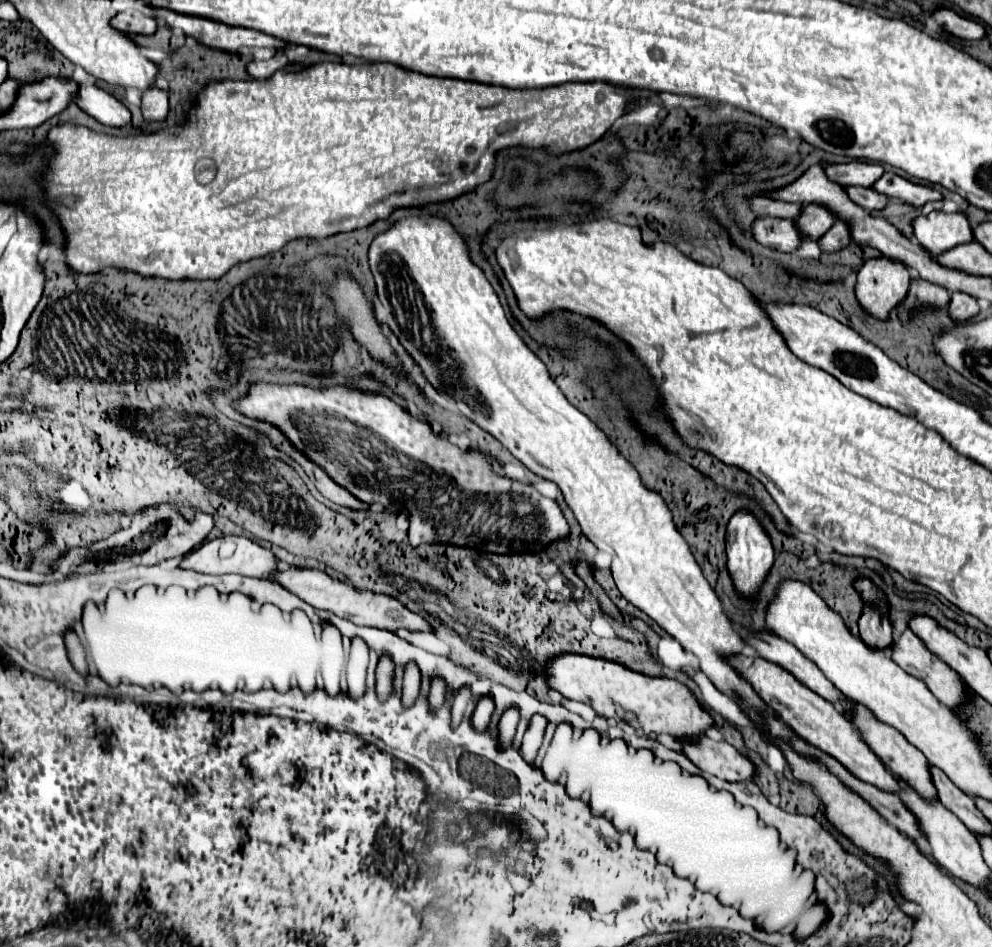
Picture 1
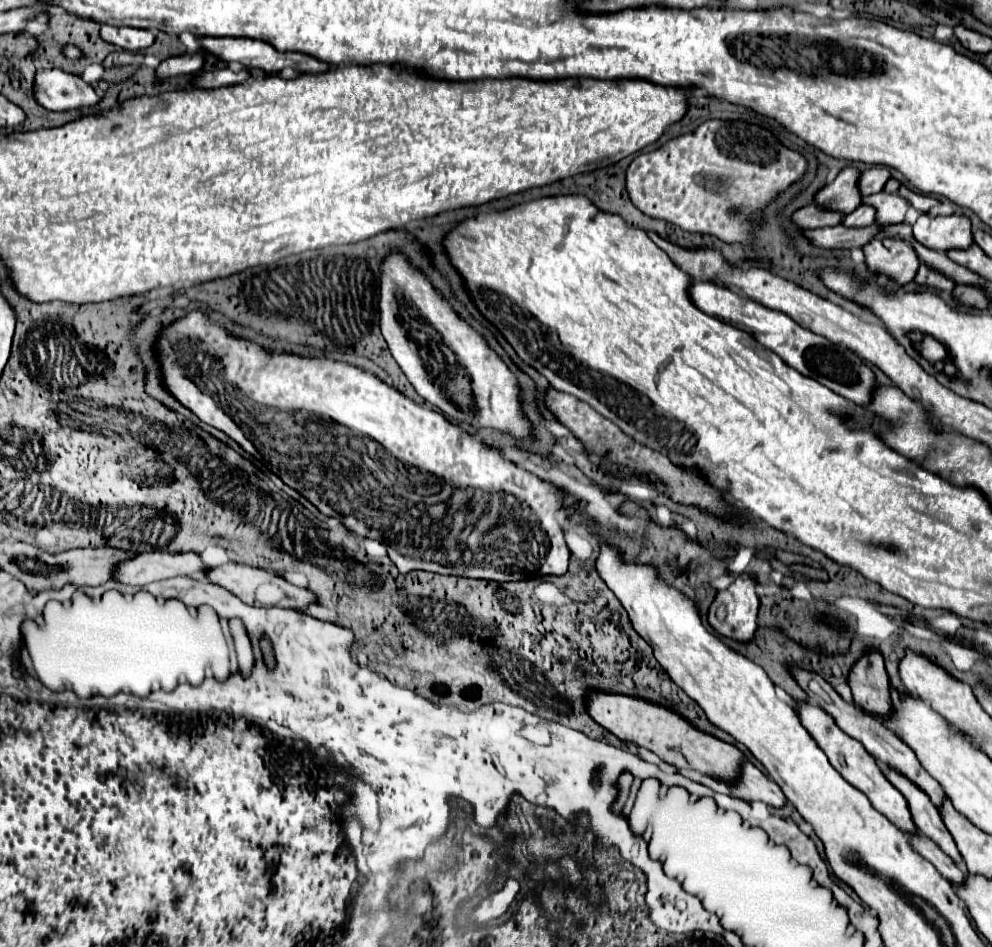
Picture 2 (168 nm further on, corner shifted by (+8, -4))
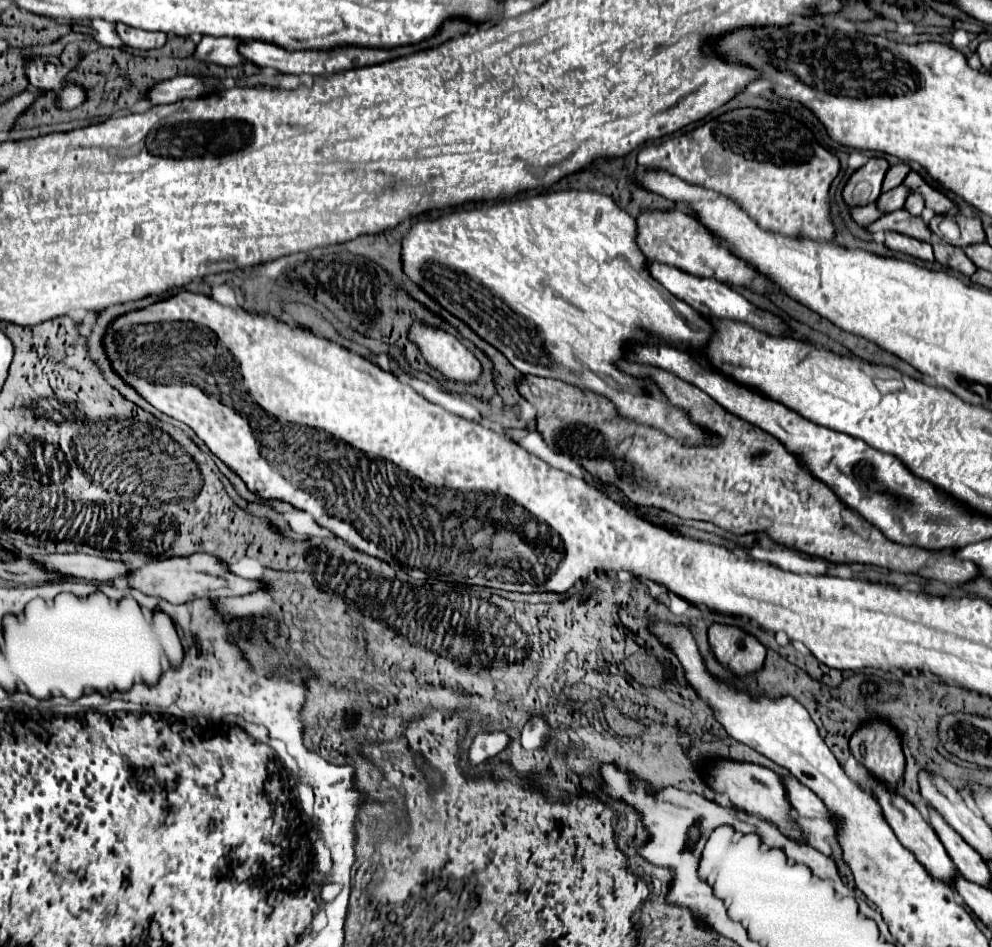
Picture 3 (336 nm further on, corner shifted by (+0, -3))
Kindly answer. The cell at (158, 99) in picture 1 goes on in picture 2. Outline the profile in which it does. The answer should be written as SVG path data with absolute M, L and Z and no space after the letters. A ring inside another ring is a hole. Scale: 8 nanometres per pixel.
M182 54L182 56L172 56L164 62L158 64L156 68L156 78L158 80L166 80L172 76L180 76L180 74L192 74L202 66L204 58L202 54Z

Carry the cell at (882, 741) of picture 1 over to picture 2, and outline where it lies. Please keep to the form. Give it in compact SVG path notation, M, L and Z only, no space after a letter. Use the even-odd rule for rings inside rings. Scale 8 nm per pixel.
M886 768L884 776L906 798L918 832L932 838L956 864L962 864L962 856L954 844L952 834L946 830L944 822L938 814L938 808L934 808L934 804L926 798L926 794L916 784L910 784L910 780L906 780L906 776L902 776L900 772L894 772L894 768Z

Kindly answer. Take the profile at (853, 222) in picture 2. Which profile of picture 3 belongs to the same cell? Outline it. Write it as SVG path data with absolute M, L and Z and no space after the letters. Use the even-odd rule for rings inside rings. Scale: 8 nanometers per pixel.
M904 185L894 187L894 189L890 189L890 191L886 191L886 193L882 193L878 197L878 207L884 209L886 213L896 211L896 209L902 209L908 195L910 195L910 189L908 187L904 187Z

